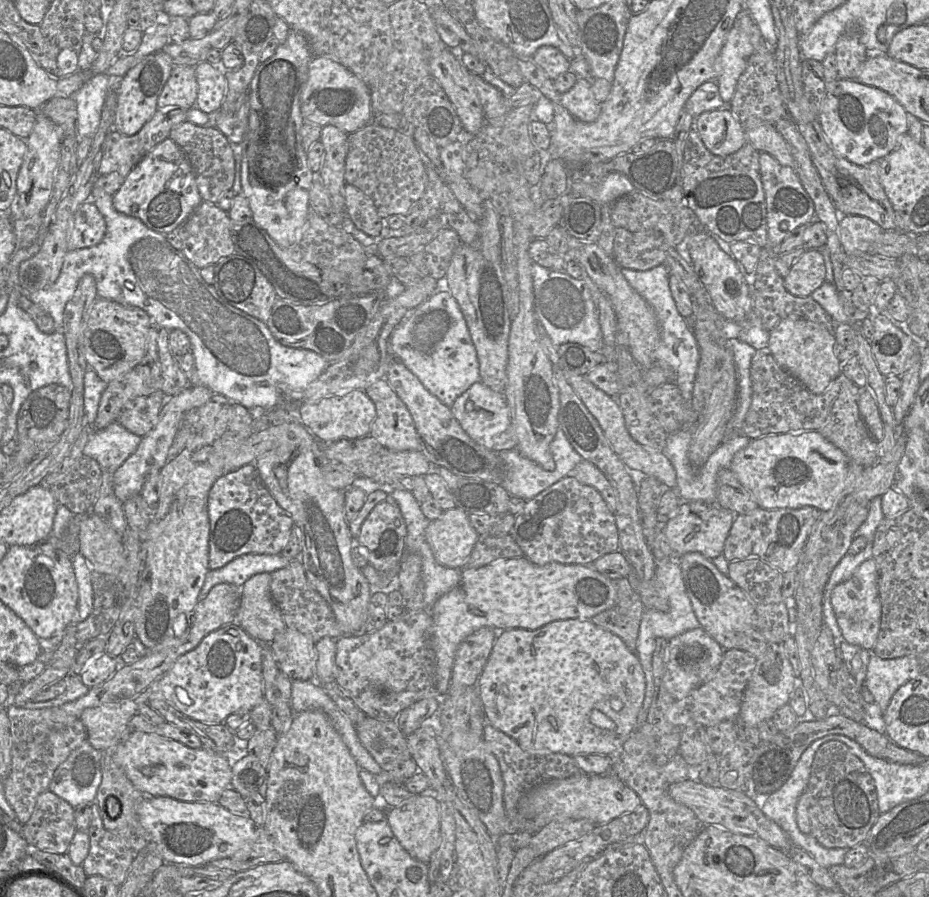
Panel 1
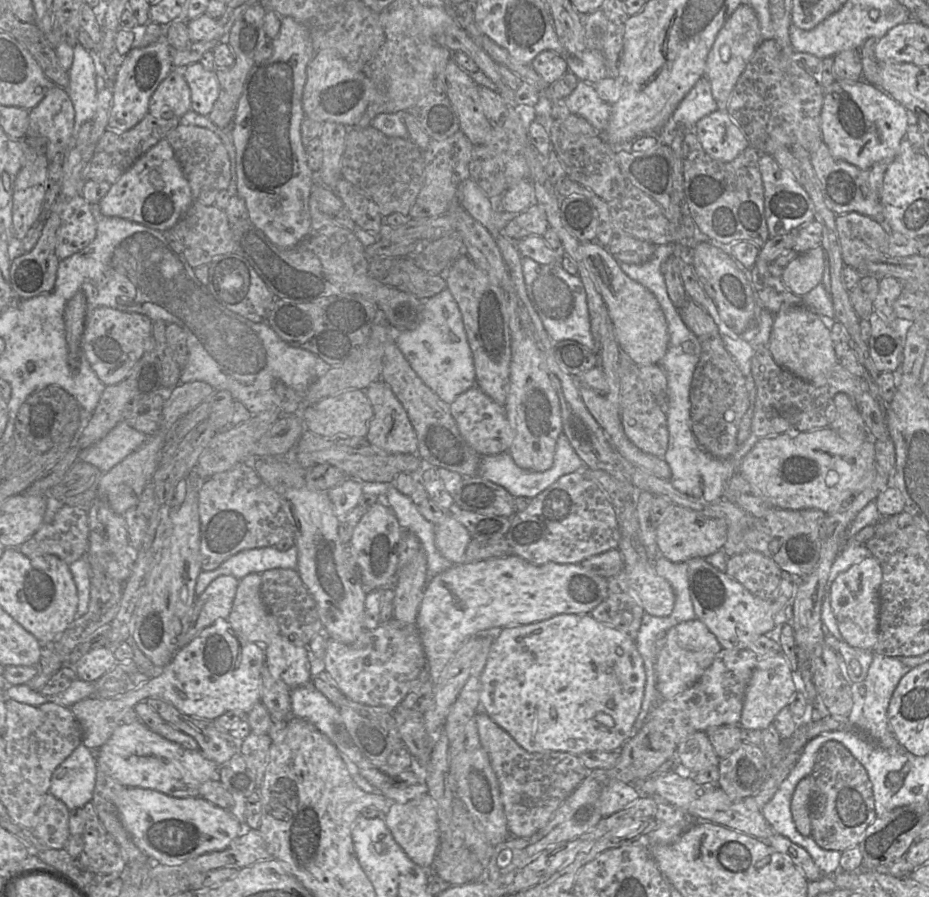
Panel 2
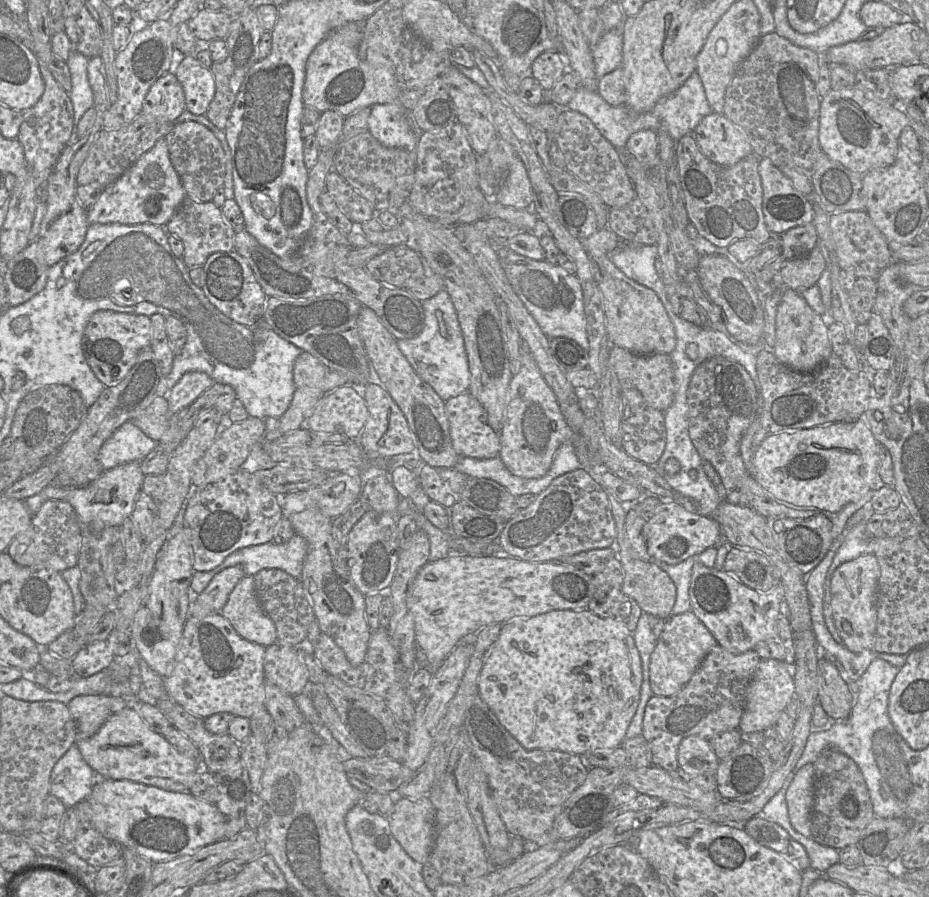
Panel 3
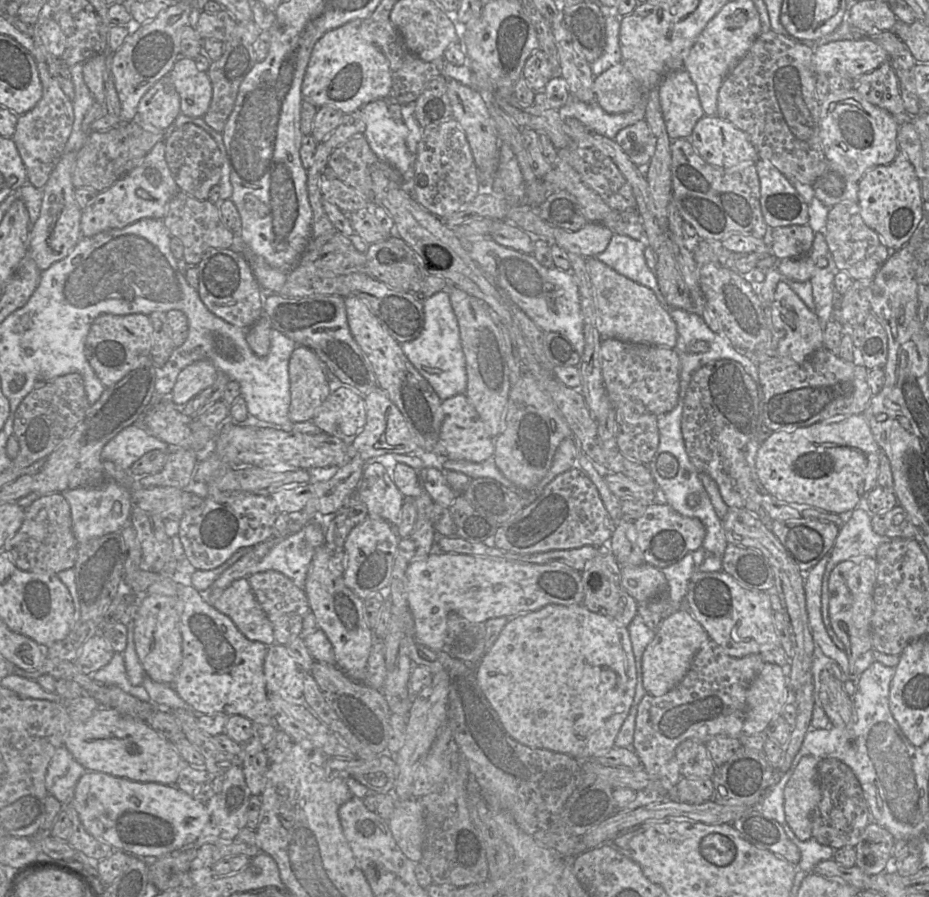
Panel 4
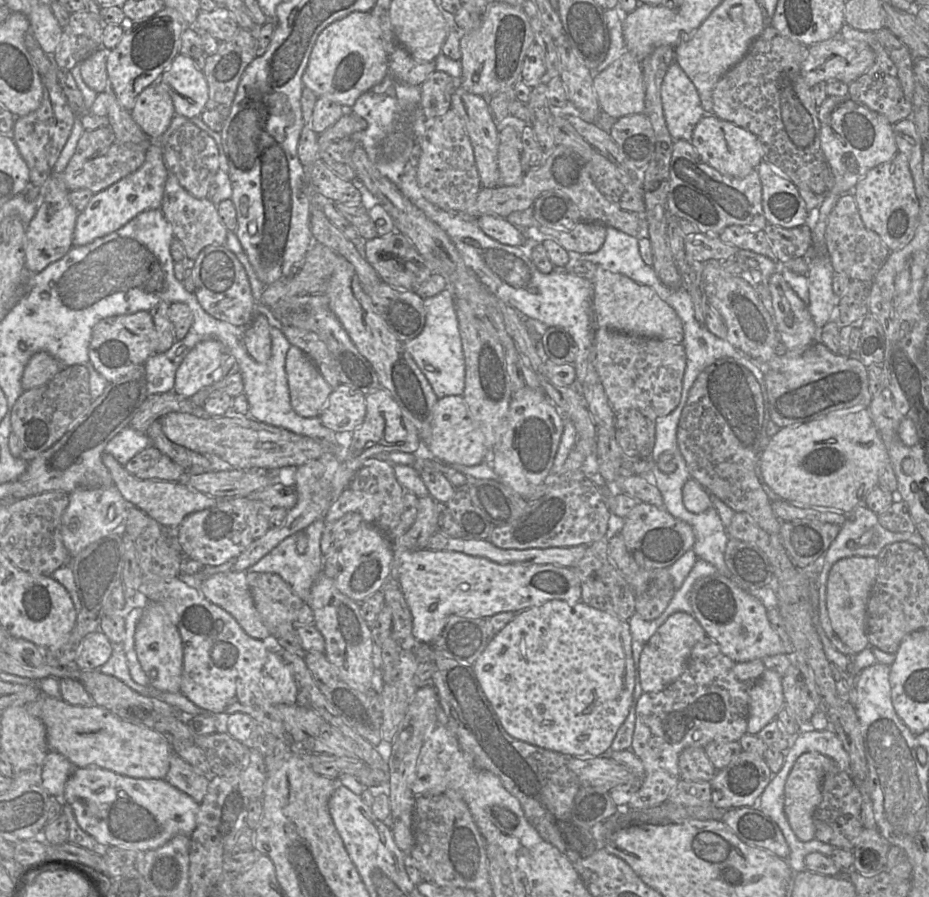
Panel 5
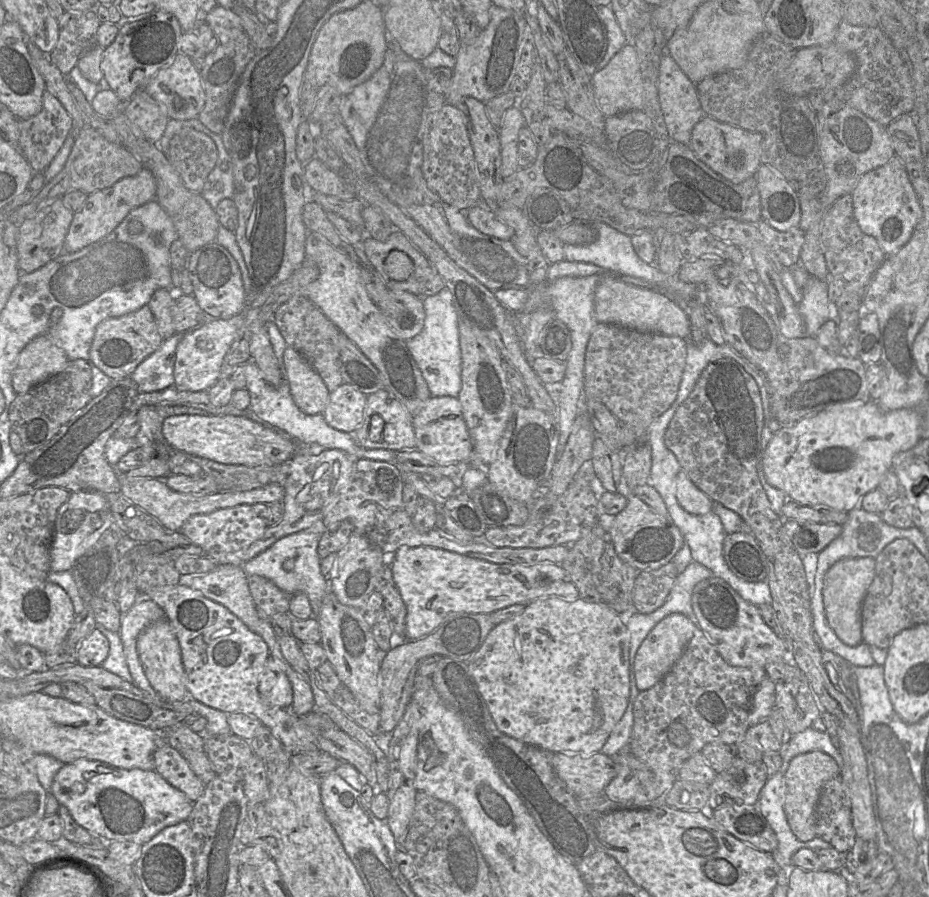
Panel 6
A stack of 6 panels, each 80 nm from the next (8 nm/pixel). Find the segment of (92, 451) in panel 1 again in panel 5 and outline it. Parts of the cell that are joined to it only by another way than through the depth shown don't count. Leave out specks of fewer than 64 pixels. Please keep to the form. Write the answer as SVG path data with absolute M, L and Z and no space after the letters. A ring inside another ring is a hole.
M126 427L108 442L105 453L125 466L131 458L148 447L152 447L152 442L146 433Z

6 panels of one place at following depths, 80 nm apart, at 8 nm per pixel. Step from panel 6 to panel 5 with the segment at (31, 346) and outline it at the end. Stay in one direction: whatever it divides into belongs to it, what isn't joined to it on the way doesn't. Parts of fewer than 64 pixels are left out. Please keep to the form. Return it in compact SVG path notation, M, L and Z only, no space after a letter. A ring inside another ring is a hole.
M47 352L35 353L25 367L21 379L24 391L41 386L54 378L63 366Z

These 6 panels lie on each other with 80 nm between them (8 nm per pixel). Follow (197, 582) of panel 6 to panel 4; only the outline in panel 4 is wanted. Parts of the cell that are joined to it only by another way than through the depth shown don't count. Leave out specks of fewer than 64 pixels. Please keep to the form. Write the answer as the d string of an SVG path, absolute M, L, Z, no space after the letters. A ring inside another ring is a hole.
M248 578L235 580L214 601L209 601L219 612L227 615L249 640L266 646L275 643L271 622L253 594Z

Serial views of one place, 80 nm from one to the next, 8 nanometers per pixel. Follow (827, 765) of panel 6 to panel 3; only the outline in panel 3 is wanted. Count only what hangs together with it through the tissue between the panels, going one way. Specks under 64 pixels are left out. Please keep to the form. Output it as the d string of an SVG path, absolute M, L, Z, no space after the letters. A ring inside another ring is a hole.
M805 764L790 783L785 799L790 823L795 831L811 837L810 811L814 798L814 767Z

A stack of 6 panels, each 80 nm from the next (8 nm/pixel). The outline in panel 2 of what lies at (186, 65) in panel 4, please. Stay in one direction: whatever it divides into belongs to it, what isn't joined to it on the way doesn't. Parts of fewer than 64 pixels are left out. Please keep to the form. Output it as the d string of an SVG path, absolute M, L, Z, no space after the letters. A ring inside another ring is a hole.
M200 62L175 68L182 70L183 76L189 85L191 92L191 110L200 115L209 115L219 96L219 81L215 70L205 69Z

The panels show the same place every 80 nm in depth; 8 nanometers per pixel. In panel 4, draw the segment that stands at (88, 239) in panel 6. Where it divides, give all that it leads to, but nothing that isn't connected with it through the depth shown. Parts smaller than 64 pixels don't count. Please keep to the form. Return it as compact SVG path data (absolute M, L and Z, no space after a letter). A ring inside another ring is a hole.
M158 141L142 163L124 175L108 189L99 192L82 210L80 229L82 237L91 237L102 231L121 229L143 218L163 219L168 204L181 191L165 160L165 141Z

